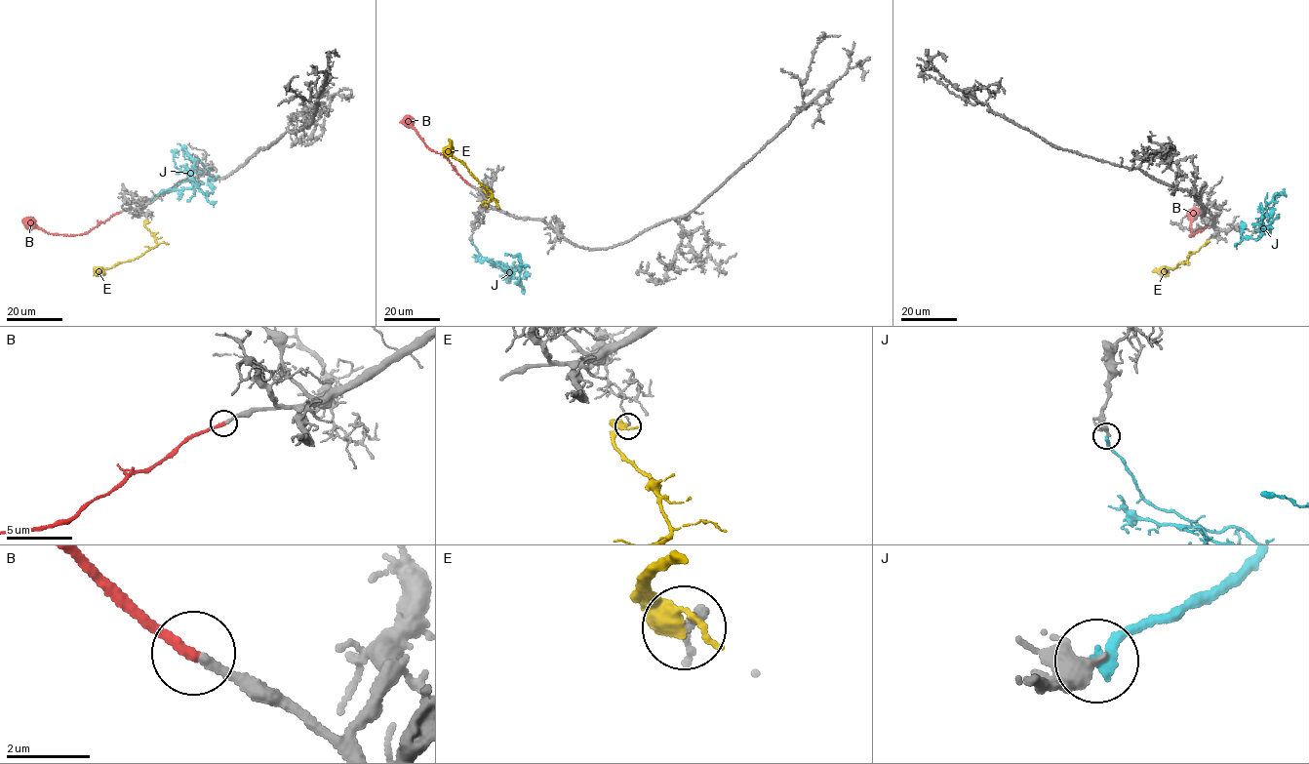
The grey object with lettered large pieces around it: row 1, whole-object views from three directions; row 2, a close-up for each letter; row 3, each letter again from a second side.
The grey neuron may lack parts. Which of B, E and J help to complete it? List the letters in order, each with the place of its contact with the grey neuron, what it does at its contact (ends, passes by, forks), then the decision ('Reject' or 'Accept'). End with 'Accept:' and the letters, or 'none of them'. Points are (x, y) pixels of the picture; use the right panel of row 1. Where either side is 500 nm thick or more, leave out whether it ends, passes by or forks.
B: Touches grey at (1206, 226). It ends there. Accept
E: Touches grey at (1207, 242). It forks there. Reject
J: Touches grey at (1255, 231). It ends there. Reject
Accept: B

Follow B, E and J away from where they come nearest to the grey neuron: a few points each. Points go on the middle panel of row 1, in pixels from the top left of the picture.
B: (471, 185), (448, 158), (427, 147), (412, 127), (399, 122)
E: (485, 205), (483, 201), (492, 199), (491, 190), (451, 154), (449, 139)
J: (471, 242), (480, 255), (511, 270), (524, 267), (526, 277), (520, 285), (516, 284), (520, 258), (504, 254)

